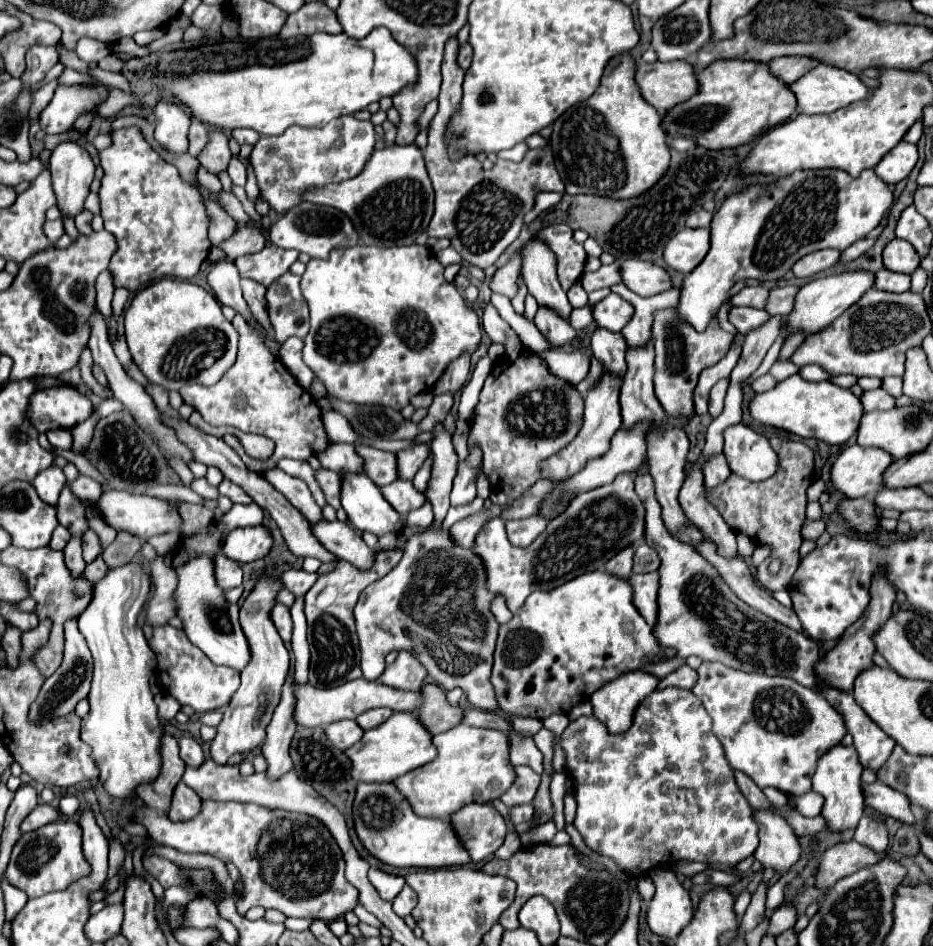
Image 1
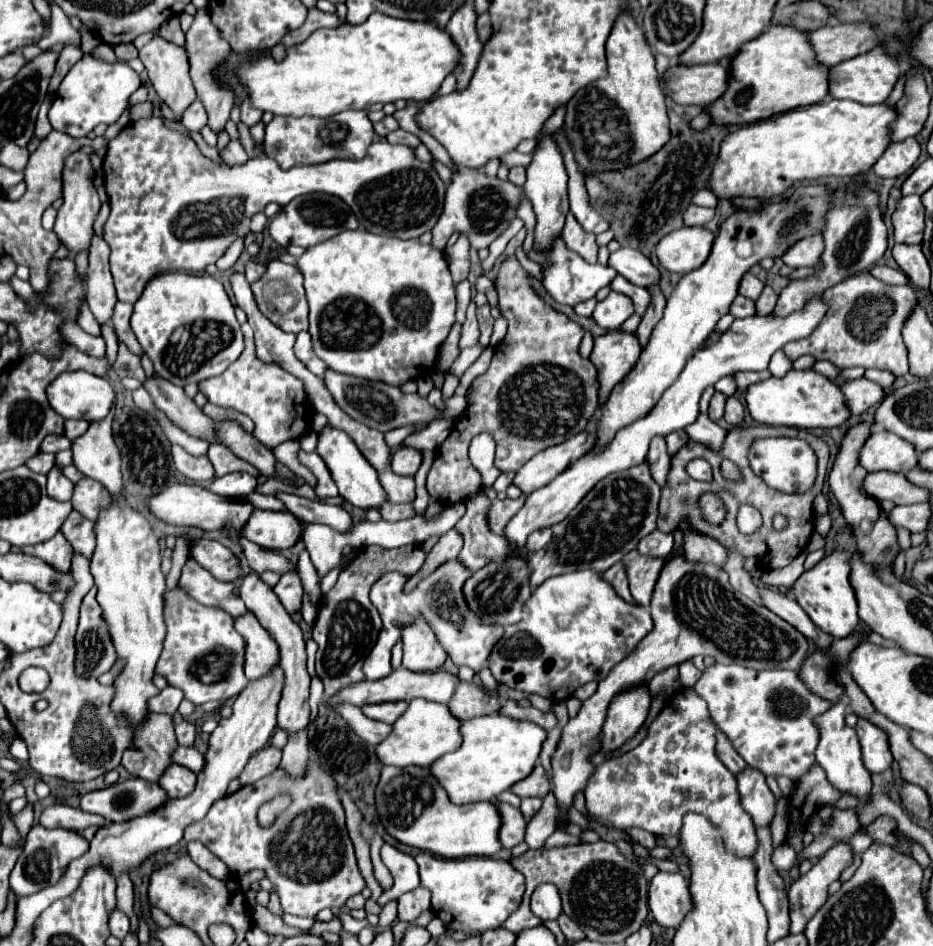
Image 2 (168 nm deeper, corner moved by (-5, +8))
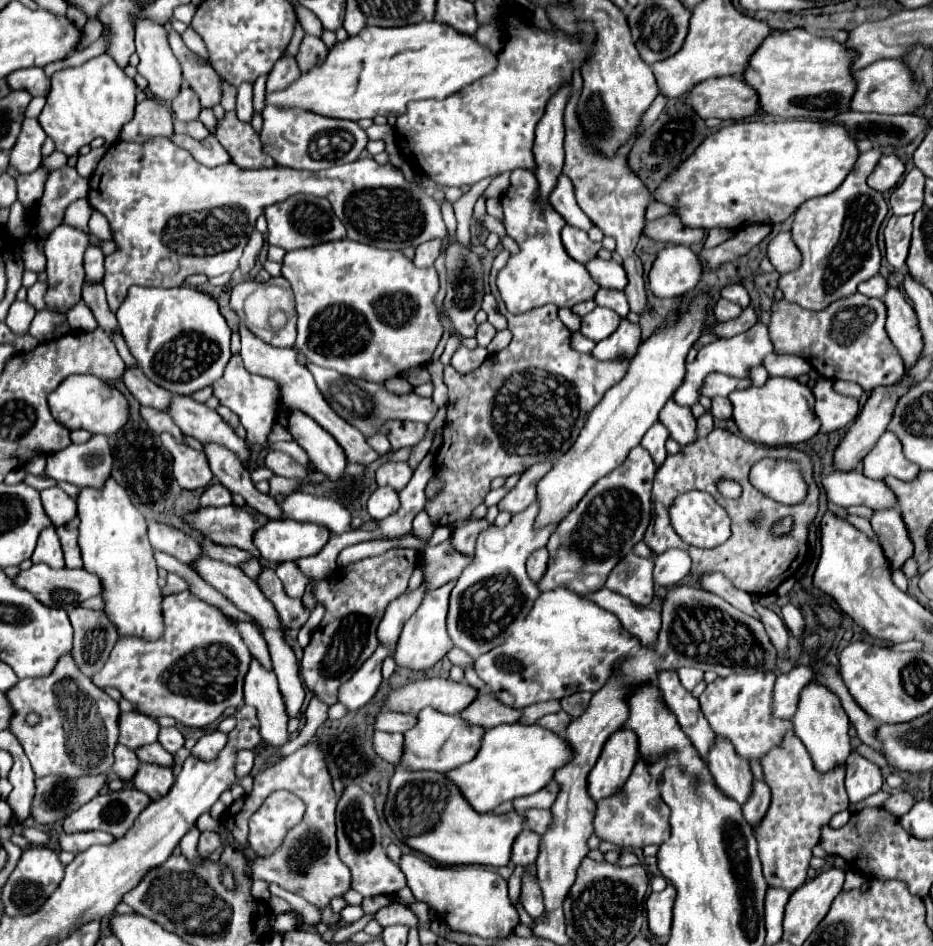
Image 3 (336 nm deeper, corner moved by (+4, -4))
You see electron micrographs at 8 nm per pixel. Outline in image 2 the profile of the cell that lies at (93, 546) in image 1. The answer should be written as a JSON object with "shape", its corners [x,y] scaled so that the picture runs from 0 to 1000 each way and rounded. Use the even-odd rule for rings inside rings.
{"shape":[[[77,539],[64,560],[81,584],[90,586],[92,590],[96,590],[101,586],[103,567],[101,567],[101,552],[99,550],[90,548],[86,541]]]}

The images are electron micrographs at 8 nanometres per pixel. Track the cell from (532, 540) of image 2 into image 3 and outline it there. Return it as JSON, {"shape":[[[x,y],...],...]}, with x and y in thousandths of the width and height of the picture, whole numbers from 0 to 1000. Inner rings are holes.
{"shape":[[[580,579],[580,581],[571,584],[569,590],[565,592],[565,607],[567,607],[567,611],[571,611],[573,615],[580,613],[580,609],[584,607],[586,594],[588,594],[588,584],[586,584],[586,579]]]}

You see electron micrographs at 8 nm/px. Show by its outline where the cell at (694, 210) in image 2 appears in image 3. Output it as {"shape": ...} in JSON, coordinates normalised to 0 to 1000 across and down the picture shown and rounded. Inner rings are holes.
{"shape":[[[715,226],[702,230],[691,237],[689,247],[700,256],[715,256],[715,258],[732,258],[743,260],[756,252],[756,243],[751,241],[734,241],[723,226]]]}

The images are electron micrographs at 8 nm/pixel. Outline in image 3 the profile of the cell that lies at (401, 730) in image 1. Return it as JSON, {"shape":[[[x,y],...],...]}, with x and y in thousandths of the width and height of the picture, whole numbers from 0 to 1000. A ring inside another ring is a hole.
{"shape":[[[456,748],[449,753],[449,763],[445,770],[434,774],[434,797],[430,810],[434,814],[466,814],[466,816],[483,816],[494,808],[507,803],[516,791],[516,778],[520,770],[507,767],[494,757],[483,757],[468,753],[466,748]]]}

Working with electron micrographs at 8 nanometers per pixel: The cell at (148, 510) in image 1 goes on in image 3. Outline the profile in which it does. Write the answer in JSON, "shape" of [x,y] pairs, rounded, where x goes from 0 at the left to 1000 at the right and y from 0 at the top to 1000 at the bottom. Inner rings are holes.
{"shape":[[[248,533],[237,537],[213,537],[211,541],[200,545],[200,552],[228,573],[239,577],[254,577],[258,581],[265,581],[269,588],[278,590],[271,575],[271,567],[278,558],[288,552],[288,548],[267,537],[265,533]]]}

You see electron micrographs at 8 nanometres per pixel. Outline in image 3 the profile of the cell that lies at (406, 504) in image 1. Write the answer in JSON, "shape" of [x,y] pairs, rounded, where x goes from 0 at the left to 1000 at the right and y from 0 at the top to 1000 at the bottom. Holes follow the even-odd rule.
{"shape":[[[404,516],[395,531],[393,531],[393,541],[400,550],[411,550],[413,545],[419,545],[428,537],[428,524],[421,516]]]}

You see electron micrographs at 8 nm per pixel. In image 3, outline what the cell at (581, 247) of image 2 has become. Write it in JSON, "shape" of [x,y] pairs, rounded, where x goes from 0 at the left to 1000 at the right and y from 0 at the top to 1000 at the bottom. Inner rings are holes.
{"shape":[[[606,239],[601,249],[603,249],[603,258],[606,258],[608,268],[623,279],[629,279],[644,264],[644,256],[633,256],[629,245],[625,245],[616,239]]]}

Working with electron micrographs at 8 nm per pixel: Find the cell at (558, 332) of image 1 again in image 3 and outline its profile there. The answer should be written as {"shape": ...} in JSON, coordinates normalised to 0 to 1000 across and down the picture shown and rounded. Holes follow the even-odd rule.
{"shape":[[[558,178],[548,182],[548,197],[537,207],[537,218],[541,226],[541,243],[556,260],[556,266],[548,268],[541,283],[533,290],[533,302],[543,328],[554,332],[582,321],[614,326],[625,317],[633,317],[642,302],[636,300],[627,281],[606,266],[601,243],[608,235],[591,216],[576,214],[576,188],[571,182]]]}

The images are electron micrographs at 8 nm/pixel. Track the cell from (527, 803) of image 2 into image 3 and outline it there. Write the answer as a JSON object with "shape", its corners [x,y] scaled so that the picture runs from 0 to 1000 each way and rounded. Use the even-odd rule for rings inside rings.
{"shape":[[[565,856],[563,865],[565,865],[565,875],[576,882],[584,882],[593,869],[591,856]]]}

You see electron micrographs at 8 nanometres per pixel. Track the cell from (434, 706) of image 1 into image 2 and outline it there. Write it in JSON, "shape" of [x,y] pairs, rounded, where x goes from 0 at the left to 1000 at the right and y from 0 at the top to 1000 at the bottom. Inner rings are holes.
{"shape":[[[491,721],[480,748],[484,757],[491,757],[491,761],[504,761],[510,757],[529,755],[536,748],[536,740],[517,725],[506,721]]]}

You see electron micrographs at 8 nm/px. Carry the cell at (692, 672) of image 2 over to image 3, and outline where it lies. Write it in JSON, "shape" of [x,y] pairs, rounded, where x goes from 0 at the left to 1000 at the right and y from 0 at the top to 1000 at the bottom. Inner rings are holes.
{"shape":[[[728,706],[726,712],[728,712],[728,717],[730,717],[730,723],[732,723],[738,732],[753,719],[753,710],[747,708],[747,706]]]}

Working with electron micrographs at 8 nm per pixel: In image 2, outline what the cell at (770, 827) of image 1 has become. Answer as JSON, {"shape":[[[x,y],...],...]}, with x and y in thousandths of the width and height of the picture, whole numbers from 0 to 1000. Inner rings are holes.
{"shape":[[[800,812],[791,820],[795,854],[806,863],[812,875],[825,875],[832,860],[832,841],[825,837],[817,816]]]}

